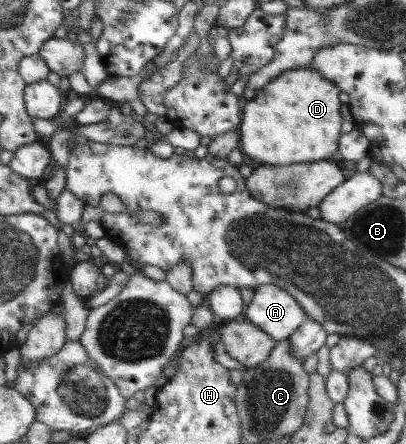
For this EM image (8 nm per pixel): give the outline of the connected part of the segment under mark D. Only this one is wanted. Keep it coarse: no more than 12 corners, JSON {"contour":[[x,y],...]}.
{"contour":[[290,68],[241,104],[251,165],[334,161],[339,90]]}

